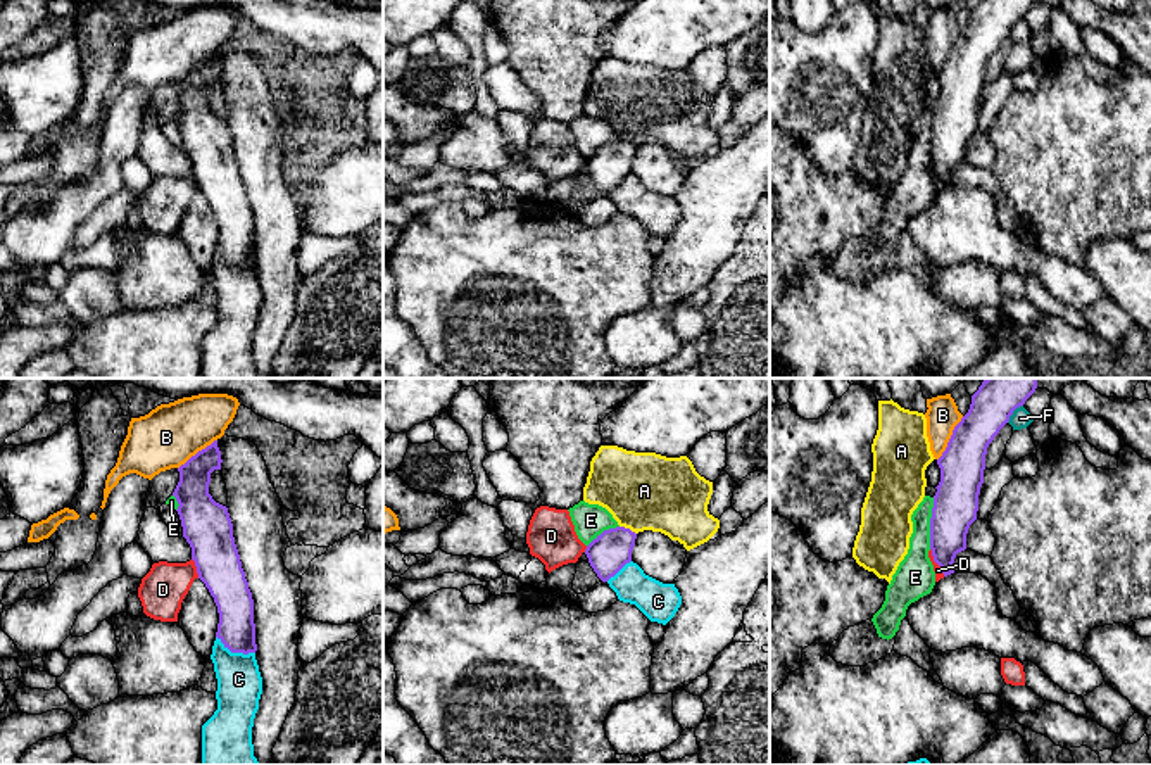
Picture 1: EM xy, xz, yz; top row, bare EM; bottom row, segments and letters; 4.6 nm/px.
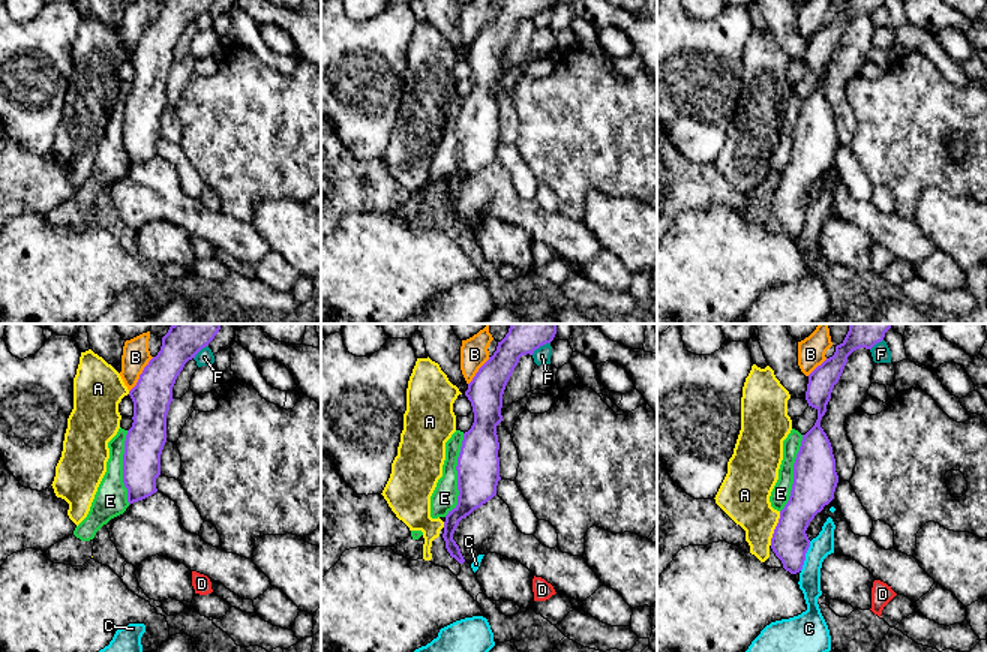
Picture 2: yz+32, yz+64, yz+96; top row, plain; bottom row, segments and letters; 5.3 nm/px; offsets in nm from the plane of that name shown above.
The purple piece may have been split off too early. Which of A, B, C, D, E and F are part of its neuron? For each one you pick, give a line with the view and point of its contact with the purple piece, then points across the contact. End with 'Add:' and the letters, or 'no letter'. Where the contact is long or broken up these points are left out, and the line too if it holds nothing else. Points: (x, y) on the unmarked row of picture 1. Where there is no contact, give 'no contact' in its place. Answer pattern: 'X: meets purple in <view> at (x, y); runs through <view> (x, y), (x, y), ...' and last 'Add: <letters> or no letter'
Add: no letter

